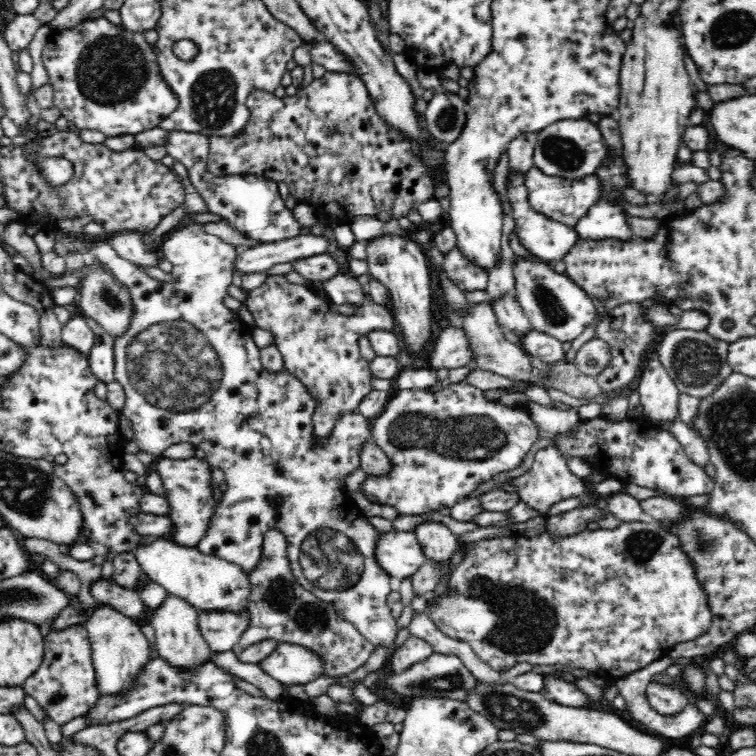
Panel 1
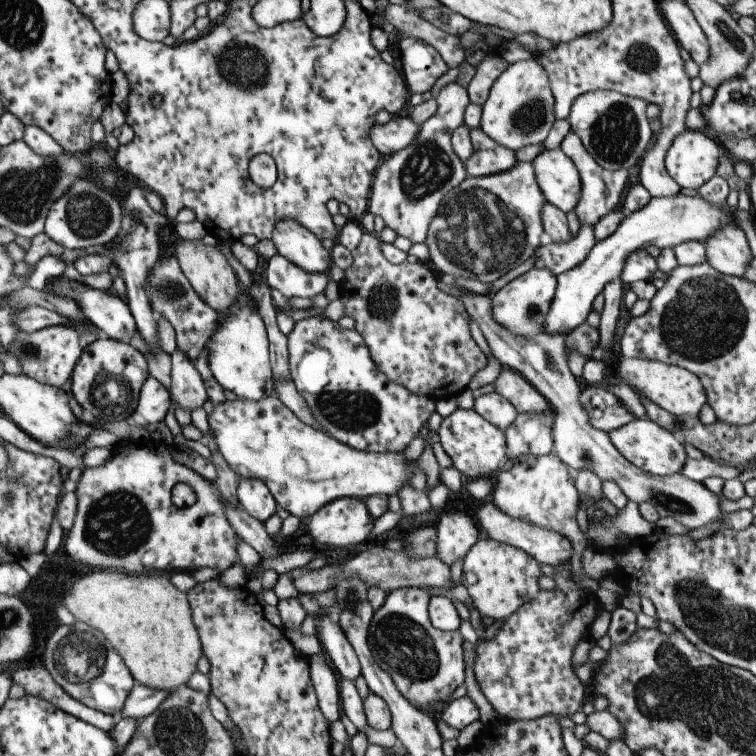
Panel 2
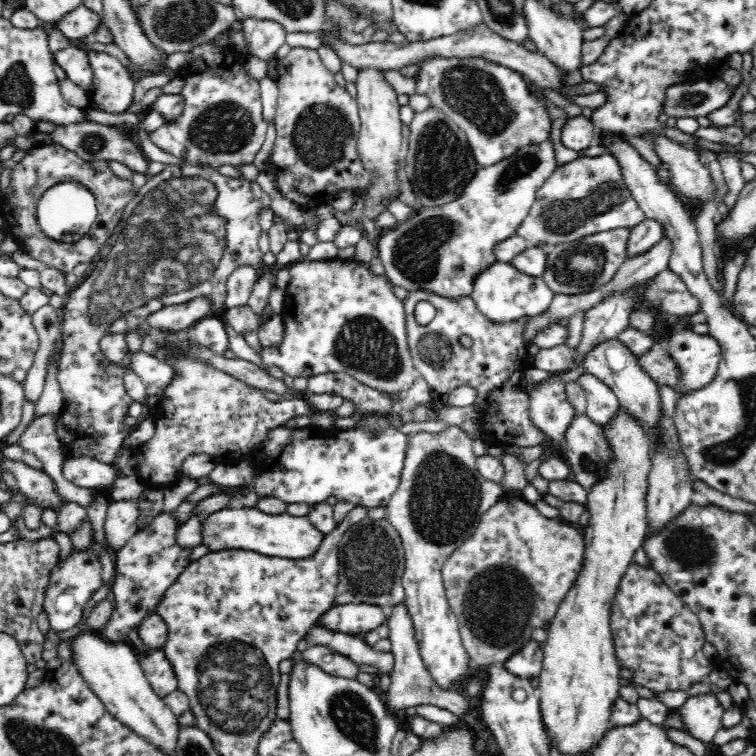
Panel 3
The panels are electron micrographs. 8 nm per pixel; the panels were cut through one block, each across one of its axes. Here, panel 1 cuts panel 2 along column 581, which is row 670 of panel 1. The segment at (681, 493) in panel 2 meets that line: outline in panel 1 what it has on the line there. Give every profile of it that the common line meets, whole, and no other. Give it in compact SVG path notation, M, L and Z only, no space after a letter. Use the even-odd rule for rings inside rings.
M433 652L424 662L412 664L405 671L399 673L394 673L392 670L389 672L384 671L380 680L392 692L400 694L400 696L419 698L435 696L436 698L442 697L464 702L478 682L477 678L464 666L459 656L436 652Z

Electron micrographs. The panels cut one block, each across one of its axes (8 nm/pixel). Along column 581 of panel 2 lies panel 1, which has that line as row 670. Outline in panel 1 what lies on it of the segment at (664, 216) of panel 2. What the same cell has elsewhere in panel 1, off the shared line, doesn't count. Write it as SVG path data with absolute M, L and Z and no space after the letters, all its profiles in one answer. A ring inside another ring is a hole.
M280 643L276 650L258 662L280 684L306 684L322 676L324 658L310 649L294 643Z

